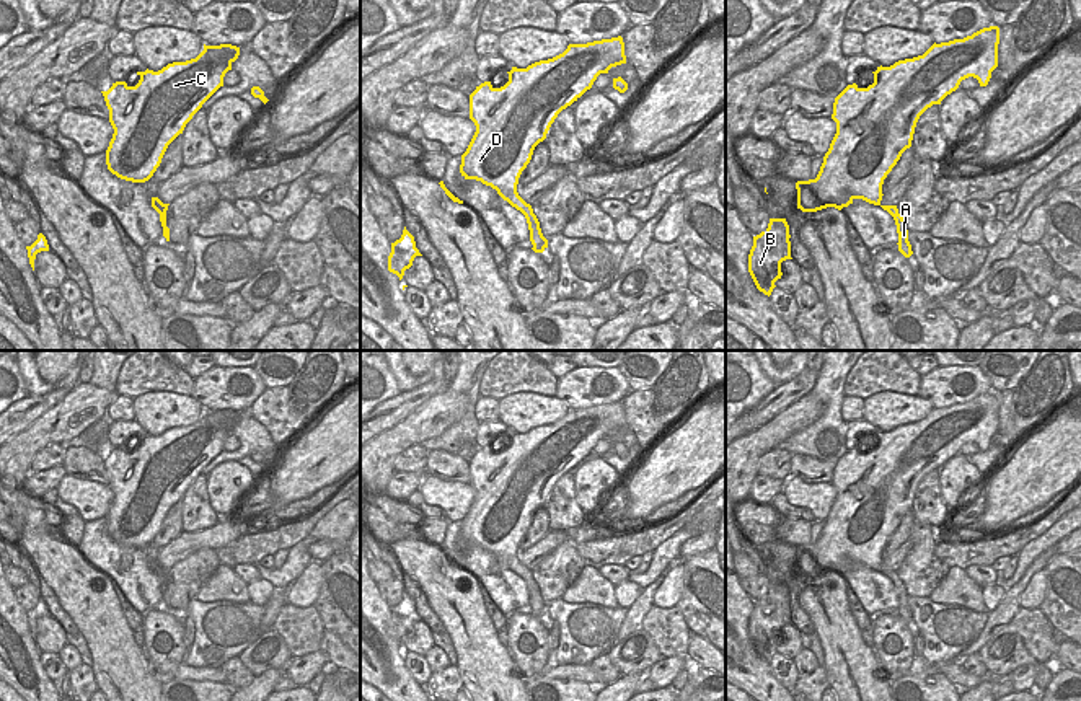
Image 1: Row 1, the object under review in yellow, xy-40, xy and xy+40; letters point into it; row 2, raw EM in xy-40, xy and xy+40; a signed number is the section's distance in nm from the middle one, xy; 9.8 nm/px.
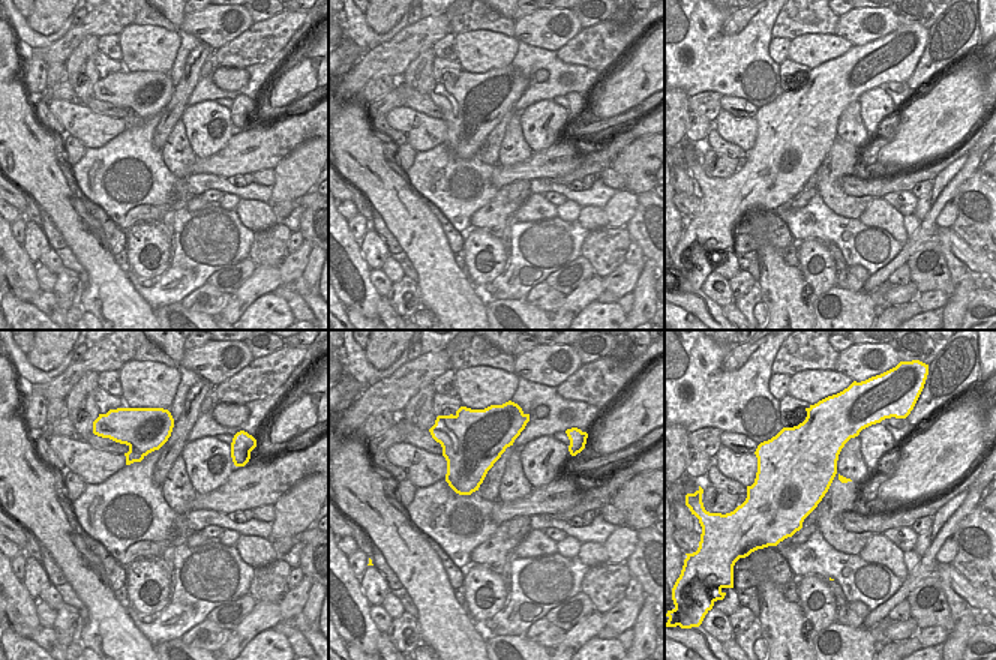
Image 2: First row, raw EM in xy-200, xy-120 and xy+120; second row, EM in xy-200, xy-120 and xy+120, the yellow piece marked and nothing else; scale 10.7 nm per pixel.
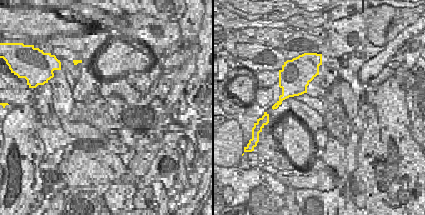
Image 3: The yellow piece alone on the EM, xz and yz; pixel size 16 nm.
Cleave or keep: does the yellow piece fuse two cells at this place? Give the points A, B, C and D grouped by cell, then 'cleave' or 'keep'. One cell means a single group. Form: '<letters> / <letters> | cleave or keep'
A B C D | keep

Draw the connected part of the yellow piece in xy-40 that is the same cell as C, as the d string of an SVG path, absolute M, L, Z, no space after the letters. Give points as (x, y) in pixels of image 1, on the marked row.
M232 44L205 46L204 51L191 60L173 62L158 72L145 70L137 72L140 77L135 86L126 82L116 82L108 91L101 91L109 109L109 122L114 129L113 139L106 150L108 170L121 179L132 183L148 181L161 163L168 145L183 134L186 124L202 108L202 104L223 86L223 77L232 70L232 64L238 59L240 47Z

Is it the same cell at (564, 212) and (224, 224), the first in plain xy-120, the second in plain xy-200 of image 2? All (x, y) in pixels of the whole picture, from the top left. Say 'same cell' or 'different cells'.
different cells

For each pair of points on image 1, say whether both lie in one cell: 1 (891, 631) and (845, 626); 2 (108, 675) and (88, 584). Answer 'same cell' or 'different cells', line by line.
1: different cells
2: same cell

